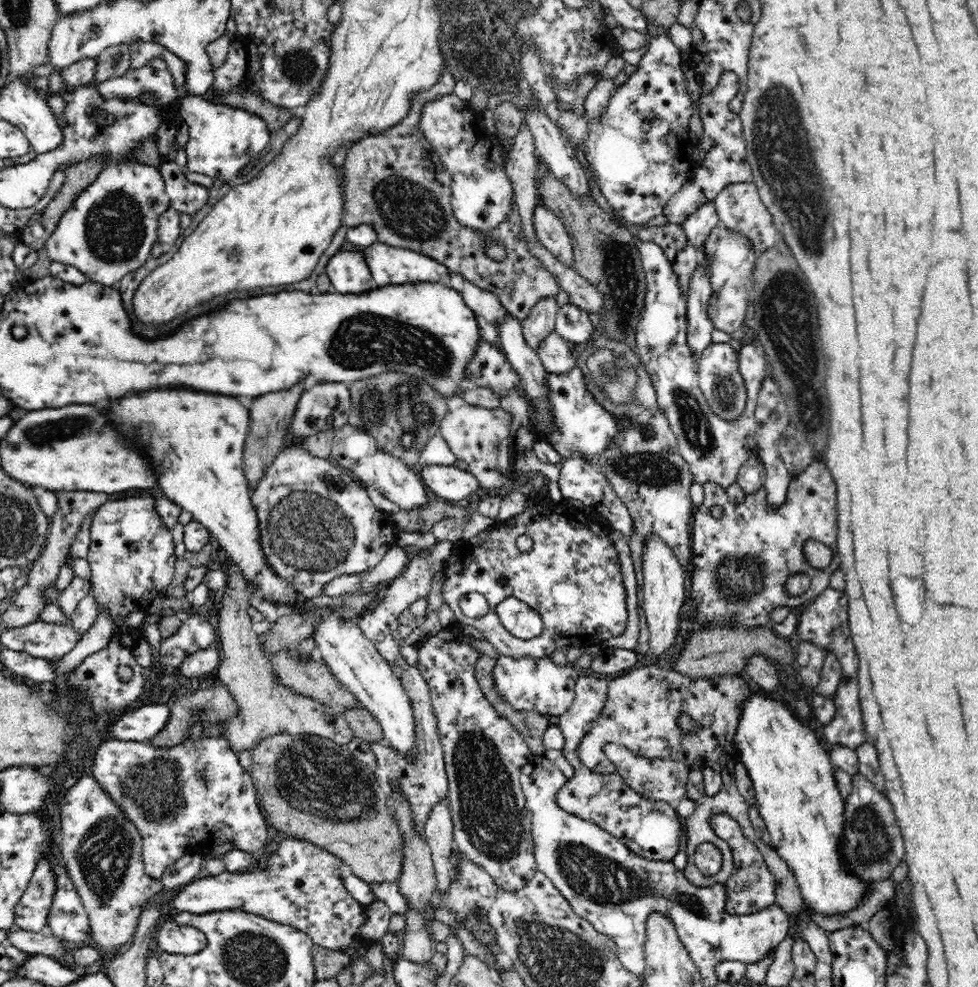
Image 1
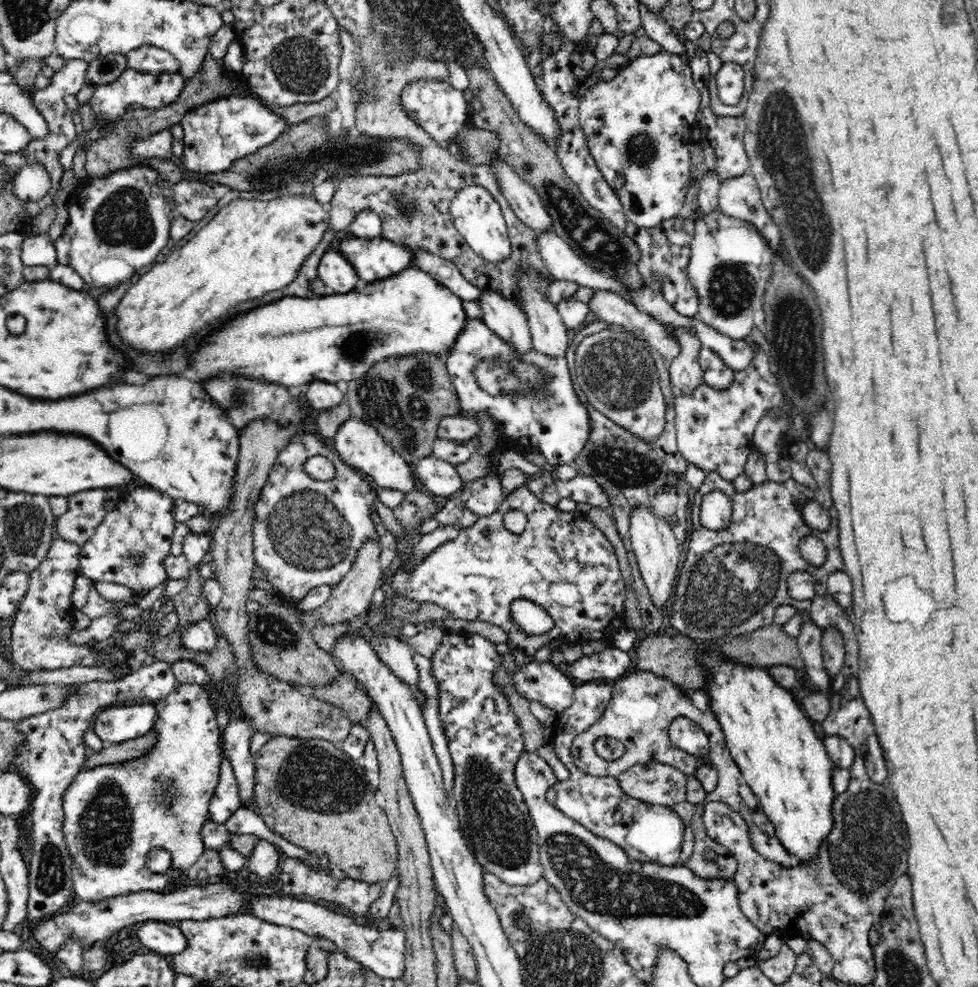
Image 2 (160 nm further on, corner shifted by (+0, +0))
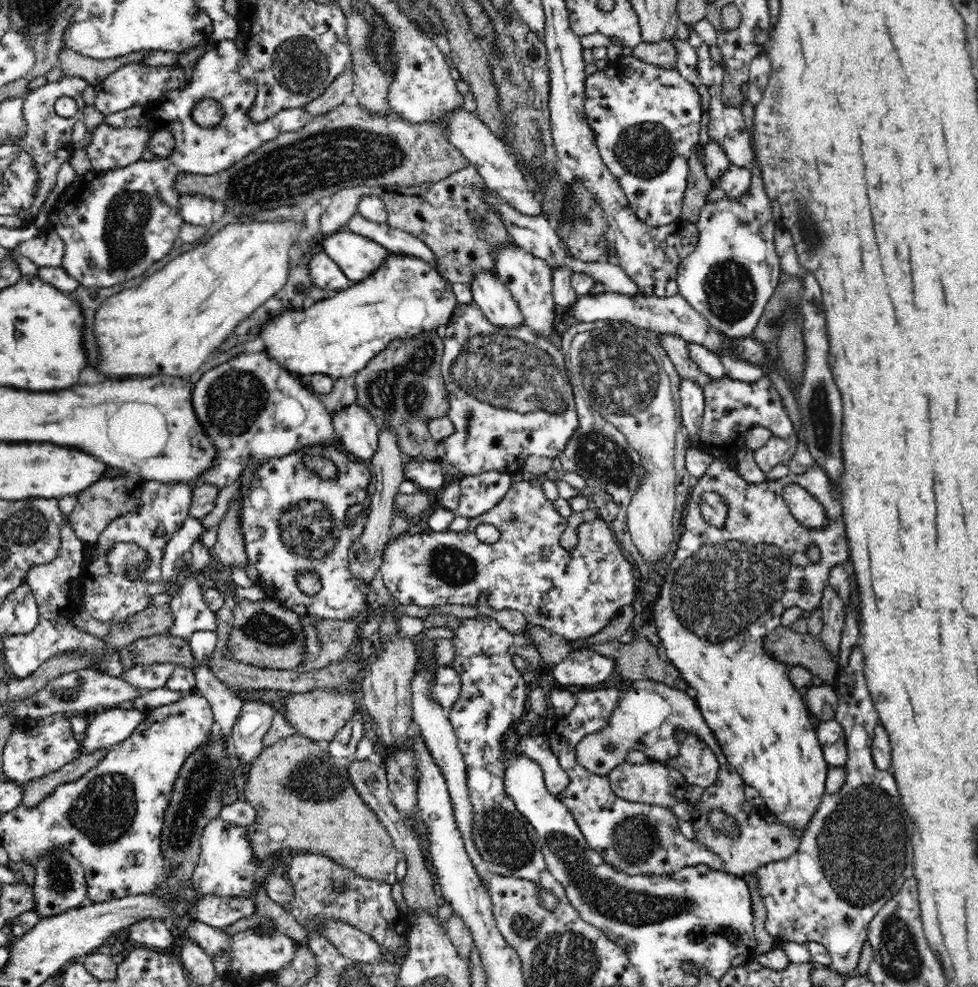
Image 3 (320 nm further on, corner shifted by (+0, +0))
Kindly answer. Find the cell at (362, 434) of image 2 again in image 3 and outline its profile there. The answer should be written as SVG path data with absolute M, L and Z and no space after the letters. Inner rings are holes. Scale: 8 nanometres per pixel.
M358 403L333 412L332 424L339 447L365 463L373 462L379 444L379 426Z

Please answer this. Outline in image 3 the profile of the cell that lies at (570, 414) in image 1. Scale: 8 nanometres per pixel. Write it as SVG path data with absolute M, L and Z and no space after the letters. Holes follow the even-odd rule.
M472 302L470 304L457 303L457 306L454 307L453 315L445 330L443 345L441 377L446 383L446 390L449 391L449 411L447 417L453 422L455 431L454 434L437 442L437 457L439 461L452 464L456 469L462 471L465 476L488 471L506 472L511 475L512 473L523 472L523 467L528 456L535 455L553 460L564 452L565 444L572 438L574 431L578 428L579 422L572 387L568 381L567 362L561 351L550 340L534 335L534 332L530 331L524 324L514 329L496 326L490 323L477 304Z

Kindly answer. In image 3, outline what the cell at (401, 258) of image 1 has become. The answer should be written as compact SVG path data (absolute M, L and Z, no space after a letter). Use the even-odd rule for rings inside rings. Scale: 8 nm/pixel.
M346 229L325 236L319 249L337 262L352 282L368 278L390 258L390 250L377 241Z

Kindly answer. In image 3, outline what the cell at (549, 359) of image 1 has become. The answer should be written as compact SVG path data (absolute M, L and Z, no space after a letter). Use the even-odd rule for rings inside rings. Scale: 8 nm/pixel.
M502 246L496 250L497 271L495 274L508 287L513 294L519 309L523 314L523 324L538 335L539 338L548 339L554 329L555 300L553 295L553 270L544 260L540 260L516 246Z

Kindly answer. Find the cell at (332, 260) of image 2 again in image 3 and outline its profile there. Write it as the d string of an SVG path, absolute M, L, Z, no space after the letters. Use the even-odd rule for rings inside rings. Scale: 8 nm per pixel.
M321 249L314 251L310 260L309 275L313 284L324 290L346 290L353 282L342 272L341 266Z

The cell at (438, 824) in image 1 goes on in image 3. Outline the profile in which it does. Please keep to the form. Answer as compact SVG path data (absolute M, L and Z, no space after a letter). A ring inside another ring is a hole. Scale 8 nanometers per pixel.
M436 665L432 668L432 699L448 711L456 702L462 688L462 679L452 667Z

